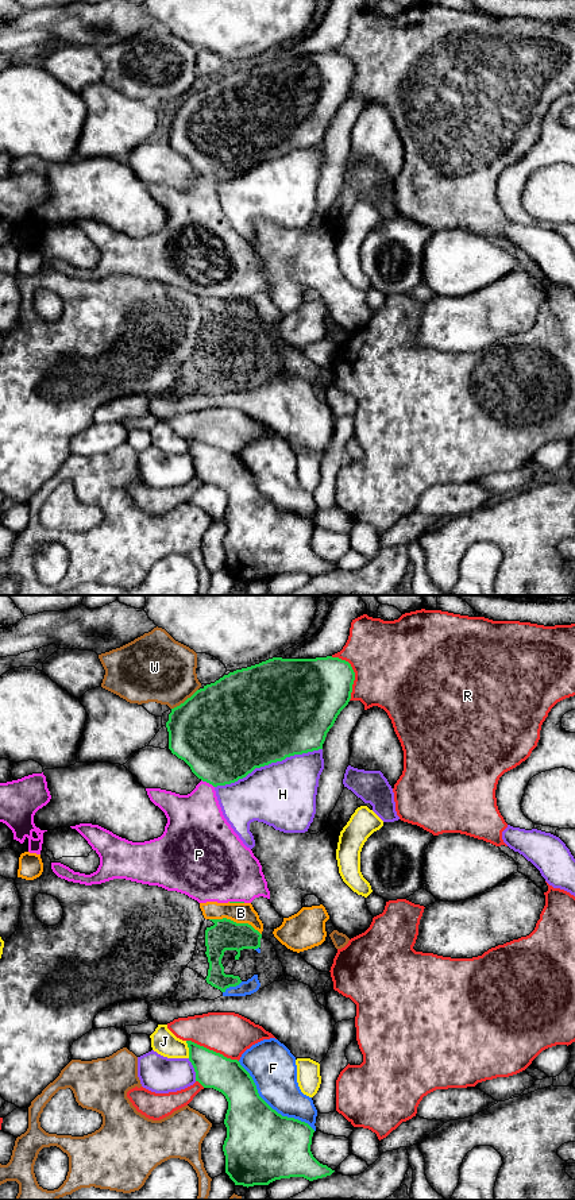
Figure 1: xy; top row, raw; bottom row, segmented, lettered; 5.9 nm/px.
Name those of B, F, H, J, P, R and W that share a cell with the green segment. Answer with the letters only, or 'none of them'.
none of them

